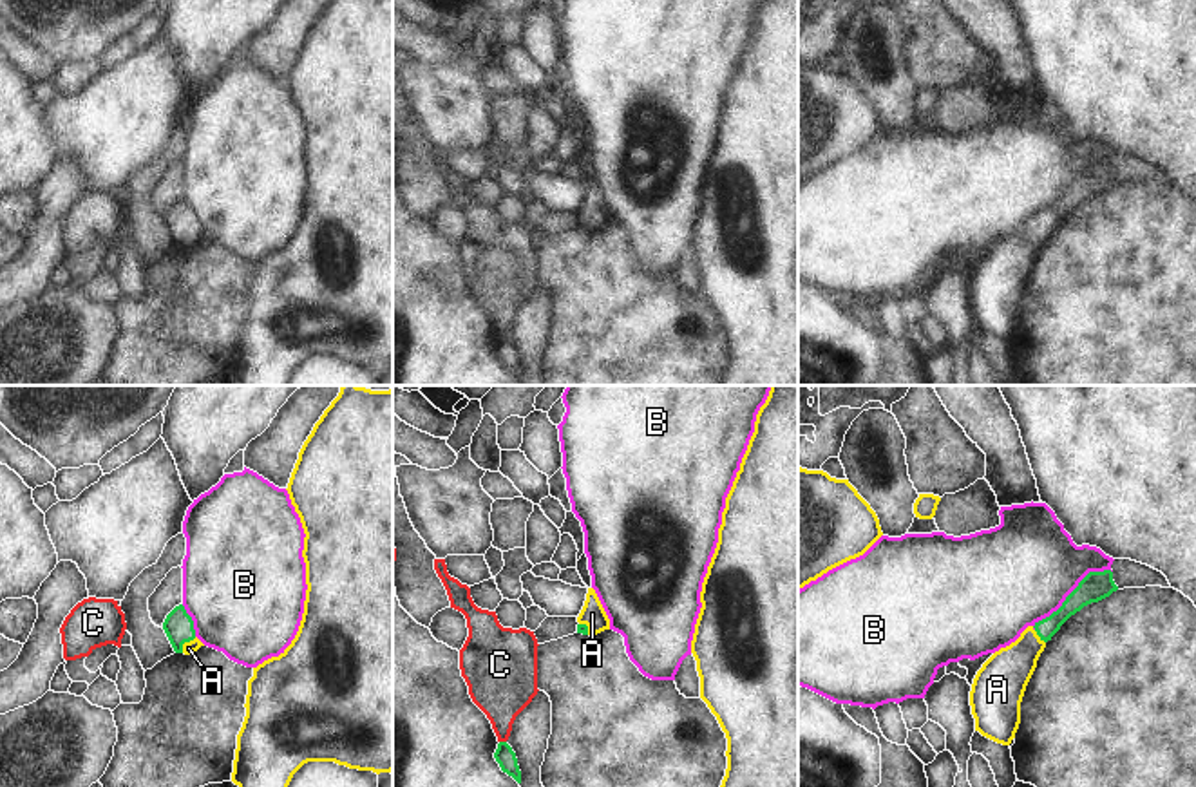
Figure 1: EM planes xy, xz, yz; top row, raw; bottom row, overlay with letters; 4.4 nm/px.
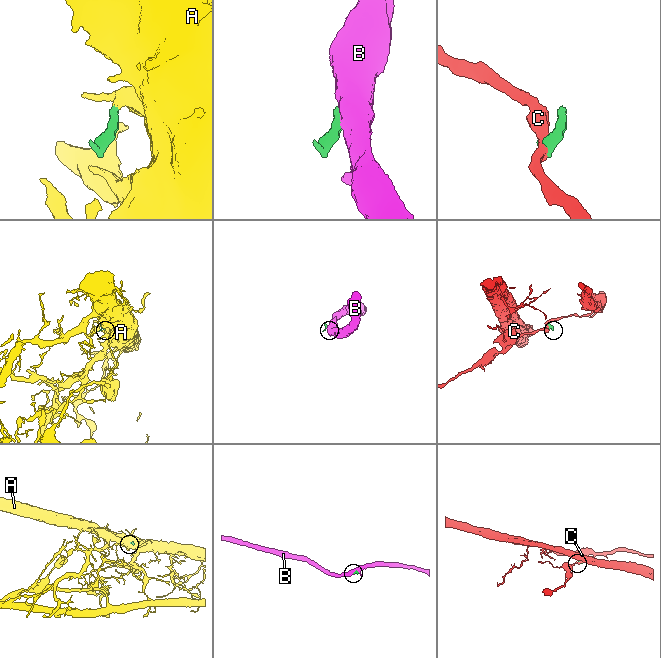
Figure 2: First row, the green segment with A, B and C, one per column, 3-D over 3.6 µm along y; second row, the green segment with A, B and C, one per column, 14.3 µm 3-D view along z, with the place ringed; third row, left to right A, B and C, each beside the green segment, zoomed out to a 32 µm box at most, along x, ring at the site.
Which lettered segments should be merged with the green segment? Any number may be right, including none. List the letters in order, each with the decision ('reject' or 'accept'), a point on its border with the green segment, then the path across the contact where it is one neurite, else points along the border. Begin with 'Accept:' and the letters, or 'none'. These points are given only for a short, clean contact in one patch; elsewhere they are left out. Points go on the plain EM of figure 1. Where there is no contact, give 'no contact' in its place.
Accept: A
A: accept; contact xy (185, 236); way xy (178, 219), (185, 236), (189, 243)
B: reject; contact yz (1072, 187); border yz (1111, 165), (1091, 165), (1034, 223)
C: reject; contact xz (503, 337)

